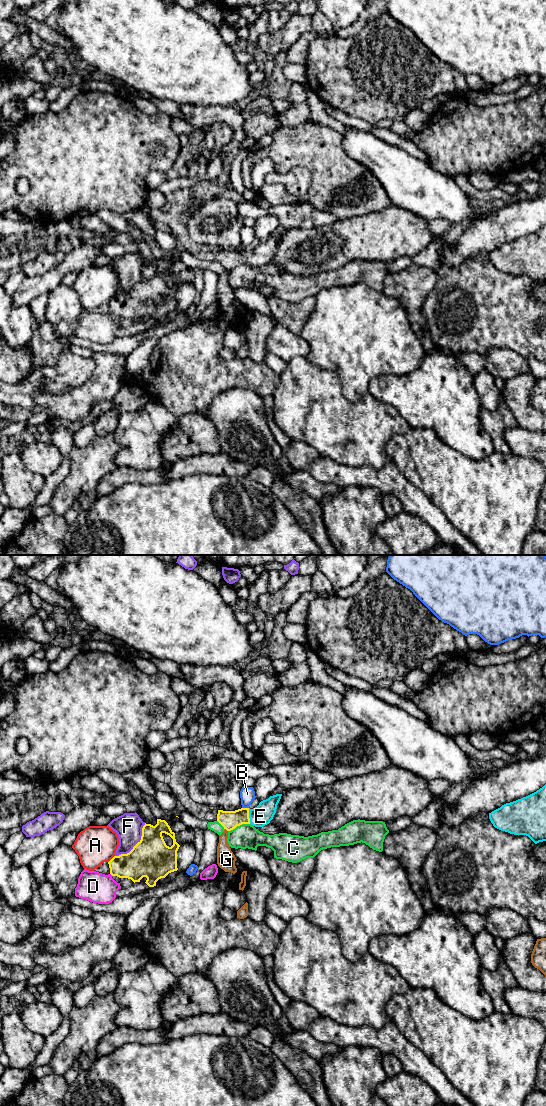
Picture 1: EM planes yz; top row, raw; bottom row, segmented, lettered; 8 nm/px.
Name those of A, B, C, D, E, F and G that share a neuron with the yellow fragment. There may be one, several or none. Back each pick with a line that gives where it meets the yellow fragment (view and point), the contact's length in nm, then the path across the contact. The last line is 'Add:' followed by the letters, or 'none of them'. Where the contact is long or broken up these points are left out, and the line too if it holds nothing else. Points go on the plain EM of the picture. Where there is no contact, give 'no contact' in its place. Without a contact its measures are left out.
E: yz (248, 256) | 130 nm
Add: E

